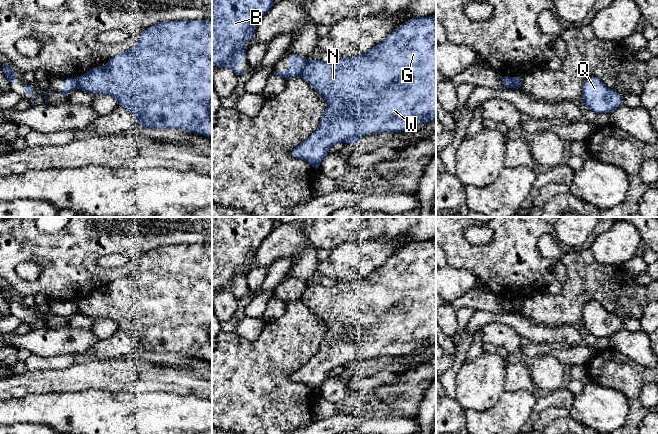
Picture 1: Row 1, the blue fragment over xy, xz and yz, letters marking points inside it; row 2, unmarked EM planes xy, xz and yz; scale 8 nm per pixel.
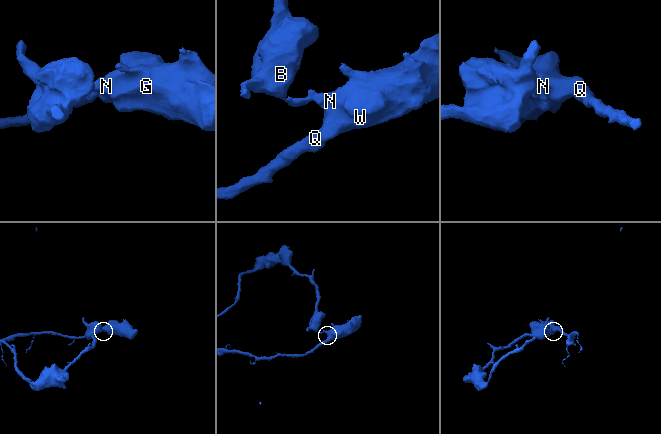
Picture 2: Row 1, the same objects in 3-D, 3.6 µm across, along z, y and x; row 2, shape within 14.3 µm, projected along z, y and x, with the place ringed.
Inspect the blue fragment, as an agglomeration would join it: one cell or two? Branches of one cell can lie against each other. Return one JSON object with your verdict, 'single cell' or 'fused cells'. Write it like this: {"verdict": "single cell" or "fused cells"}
{"verdict": "fused cells"}

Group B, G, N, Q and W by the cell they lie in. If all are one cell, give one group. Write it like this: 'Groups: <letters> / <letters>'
Groups: B / G N Q W

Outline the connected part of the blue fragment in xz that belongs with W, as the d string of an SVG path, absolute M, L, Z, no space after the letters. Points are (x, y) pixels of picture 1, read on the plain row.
M436 238L429 241L415 241L409 243L366 277L353 281L338 281L332 287L325 287L321 284L308 285L300 300L322 319L327 328L327 332L320 343L319 352L314 355L307 364L303 365L291 375L293 381L307 385L315 393L321 389L321 385L328 378L329 372L336 367L344 366L355 369L364 359L407 355L418 348L436 345Z

